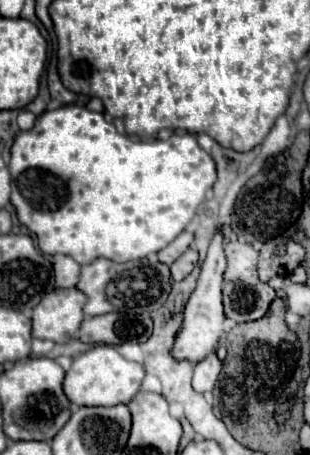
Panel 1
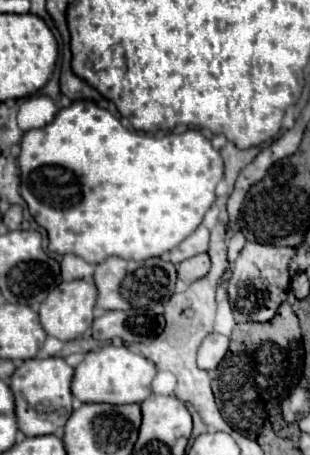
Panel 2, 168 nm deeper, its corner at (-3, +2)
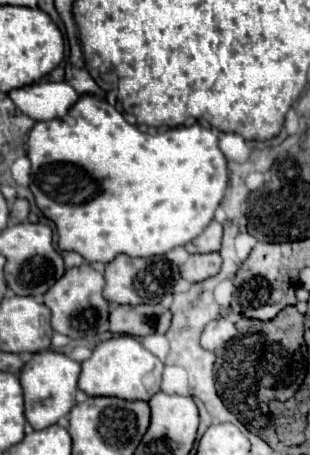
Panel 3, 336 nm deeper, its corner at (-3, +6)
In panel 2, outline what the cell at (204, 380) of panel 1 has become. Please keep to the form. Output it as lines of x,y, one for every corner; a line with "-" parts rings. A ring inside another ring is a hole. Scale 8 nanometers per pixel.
208,334
198,348
198,366
202,370
214,370
228,352
230,338
224,334

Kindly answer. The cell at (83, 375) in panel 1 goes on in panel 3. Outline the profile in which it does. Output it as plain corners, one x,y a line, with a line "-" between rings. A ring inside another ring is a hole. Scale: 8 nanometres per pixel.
114,336
100,342
92,356
82,362
78,388
88,396
114,396
122,400
148,400
160,390
162,362
150,354
134,336

